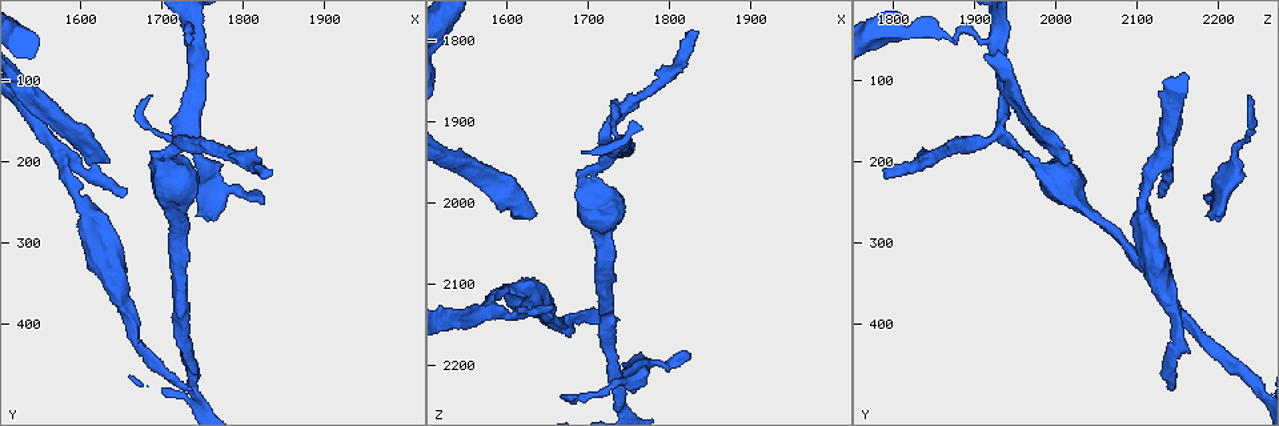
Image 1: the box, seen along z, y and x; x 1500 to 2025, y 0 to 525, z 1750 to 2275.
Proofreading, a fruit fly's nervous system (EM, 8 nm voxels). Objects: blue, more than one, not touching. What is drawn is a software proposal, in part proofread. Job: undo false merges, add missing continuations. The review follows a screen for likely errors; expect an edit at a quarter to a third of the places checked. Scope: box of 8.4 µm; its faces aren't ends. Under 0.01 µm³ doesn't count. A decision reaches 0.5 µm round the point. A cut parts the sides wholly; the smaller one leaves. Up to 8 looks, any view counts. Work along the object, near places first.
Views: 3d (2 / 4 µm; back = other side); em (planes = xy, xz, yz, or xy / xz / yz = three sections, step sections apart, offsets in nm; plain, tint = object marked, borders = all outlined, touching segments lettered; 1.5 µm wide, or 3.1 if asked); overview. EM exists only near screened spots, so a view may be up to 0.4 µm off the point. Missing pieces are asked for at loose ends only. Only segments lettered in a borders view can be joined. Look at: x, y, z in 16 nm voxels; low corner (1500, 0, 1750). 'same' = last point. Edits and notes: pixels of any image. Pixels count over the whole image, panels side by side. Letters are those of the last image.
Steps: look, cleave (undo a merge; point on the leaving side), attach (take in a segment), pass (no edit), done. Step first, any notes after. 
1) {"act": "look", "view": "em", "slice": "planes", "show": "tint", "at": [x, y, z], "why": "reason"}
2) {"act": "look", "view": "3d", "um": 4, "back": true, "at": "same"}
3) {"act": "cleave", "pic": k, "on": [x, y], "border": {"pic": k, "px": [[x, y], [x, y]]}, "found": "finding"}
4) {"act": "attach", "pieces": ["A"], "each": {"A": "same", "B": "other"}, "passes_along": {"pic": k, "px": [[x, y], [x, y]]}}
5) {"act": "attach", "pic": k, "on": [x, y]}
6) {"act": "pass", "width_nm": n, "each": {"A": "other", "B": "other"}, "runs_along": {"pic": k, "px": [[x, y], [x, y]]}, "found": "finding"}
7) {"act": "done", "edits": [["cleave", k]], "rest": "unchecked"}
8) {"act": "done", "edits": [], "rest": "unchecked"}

{"act": "look", "view": "em", "slice": "planes", "show": "borders", "at": [1655, 240, 2125]}

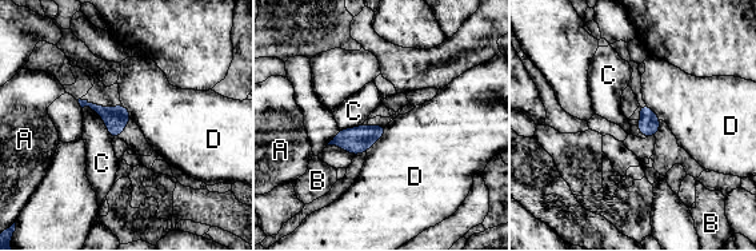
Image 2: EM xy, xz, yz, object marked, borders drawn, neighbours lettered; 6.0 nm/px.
{"act": "pass", "each": {"A": "other", "B": "other", "C": "other", "D": "other"}, "border": {"pic": 2, "px": [[82, 107], [90, 107], [114, 138]]}, "found": "no lettered segment goes on from it"}

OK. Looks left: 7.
{"act": "look", "view": "em", "slice": "planes", "show": "borders", "at": [1835, 215, 1785], "why": "an open end"}

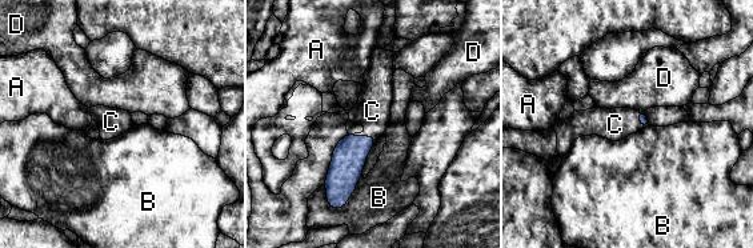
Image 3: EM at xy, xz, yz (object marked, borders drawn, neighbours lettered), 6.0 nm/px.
{"act": "attach", "pieces": ["C"], "each": {"A": "other", "B": "other", "C": "same", "D": "other"}, "found": "the neuron continues"}

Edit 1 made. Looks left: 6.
{"act": "look", "view": "overview"}

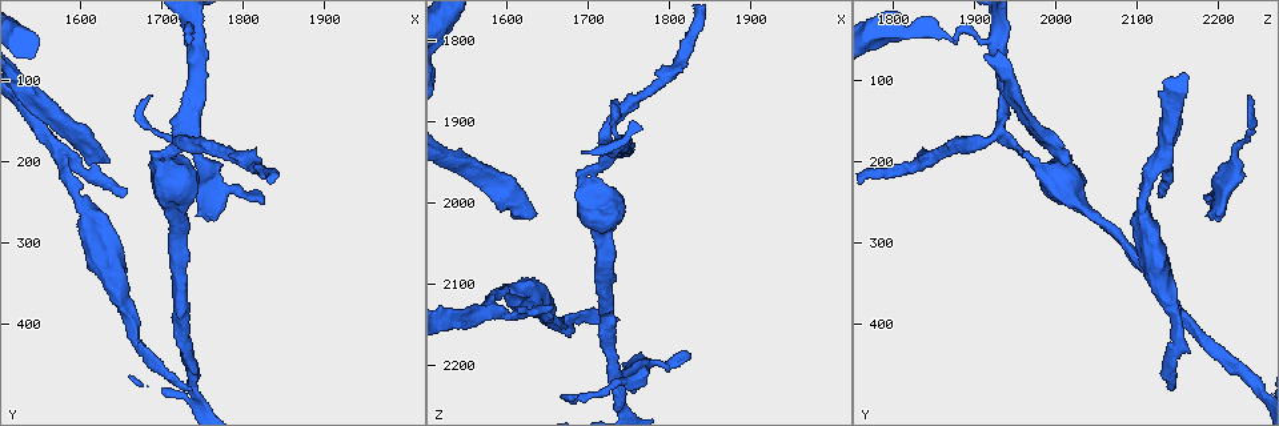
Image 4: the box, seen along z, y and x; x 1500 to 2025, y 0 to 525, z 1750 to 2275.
{"act": "look", "view": "em", "slice": "yz", "step": 8, "show": "borders", "at": [1735, 50, 1875], "why": "tapers out"}

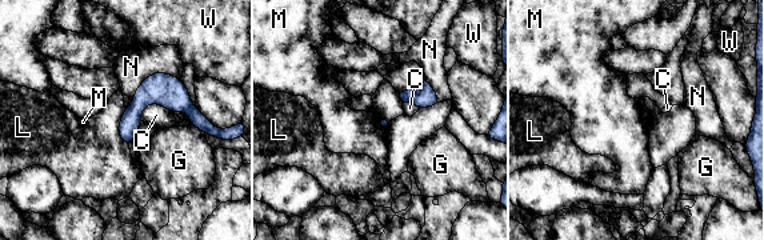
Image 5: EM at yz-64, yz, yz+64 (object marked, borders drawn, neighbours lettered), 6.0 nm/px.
{"act": "look", "view": "em", "slice": "planes", "show": "borders", "at": "same"}

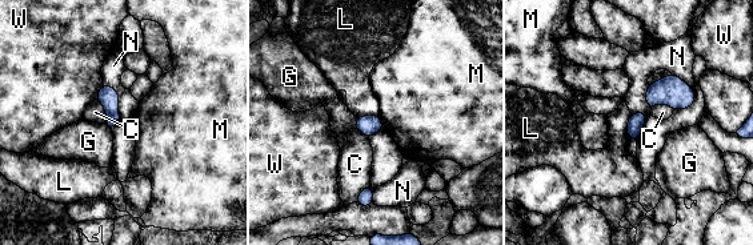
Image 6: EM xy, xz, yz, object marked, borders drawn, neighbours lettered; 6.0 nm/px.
{"act": "pass", "each": {"C": "other", "G": "other", "L": "other", "M": "other", "N": "other", "W": "other"}, "border": {"pic": 6, "px": [[379, 115], [384, 128]]}, "found": "none of them fits"}

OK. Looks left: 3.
{"act": "done", "edits": [["attach", 3]], "rest": "unchecked"}

